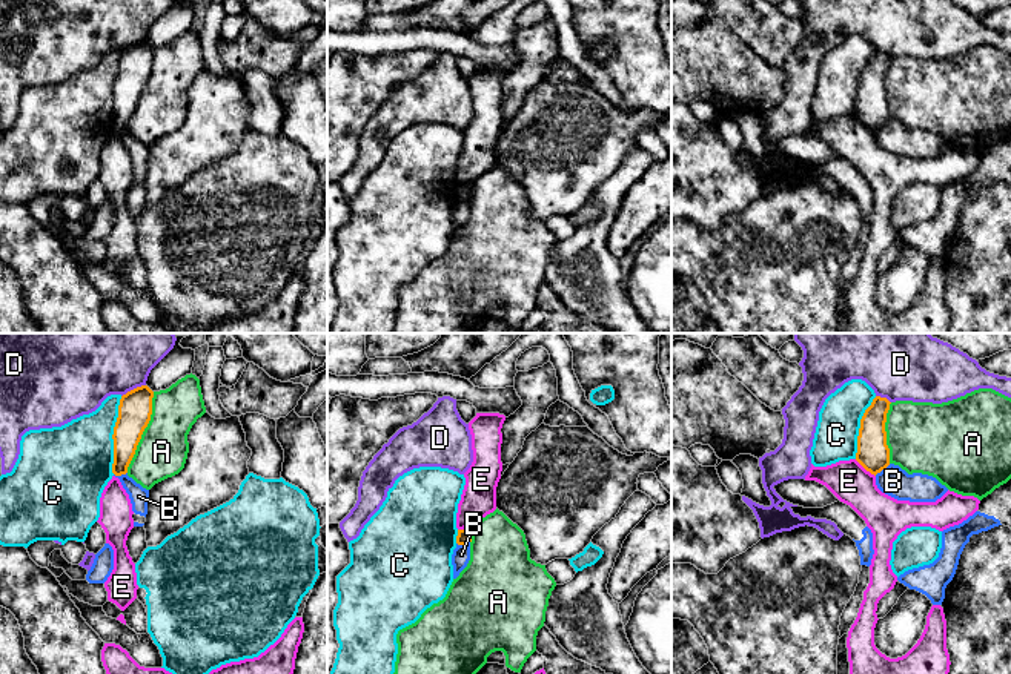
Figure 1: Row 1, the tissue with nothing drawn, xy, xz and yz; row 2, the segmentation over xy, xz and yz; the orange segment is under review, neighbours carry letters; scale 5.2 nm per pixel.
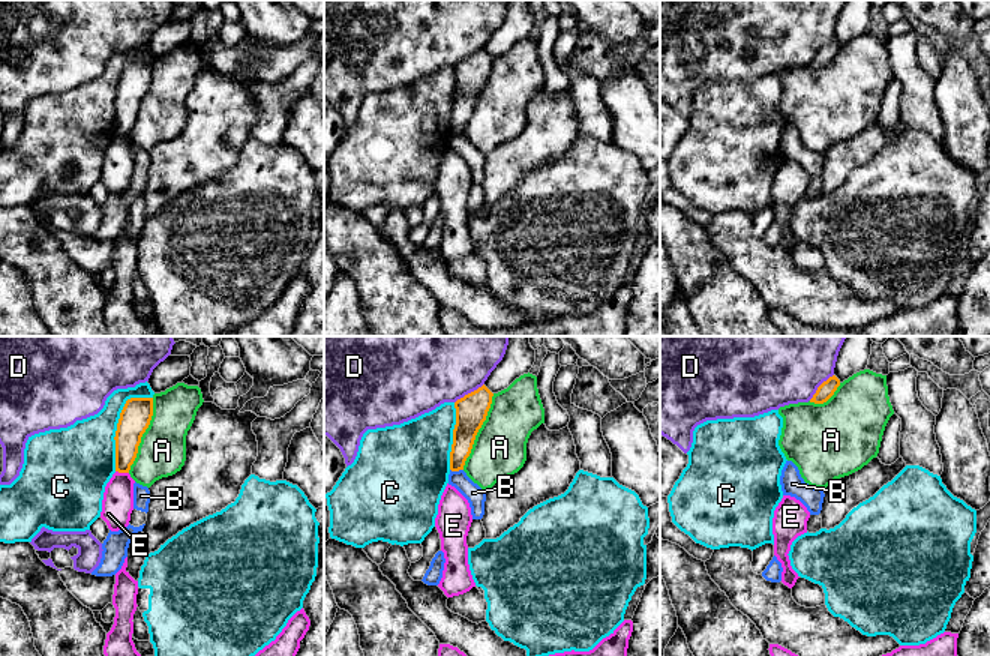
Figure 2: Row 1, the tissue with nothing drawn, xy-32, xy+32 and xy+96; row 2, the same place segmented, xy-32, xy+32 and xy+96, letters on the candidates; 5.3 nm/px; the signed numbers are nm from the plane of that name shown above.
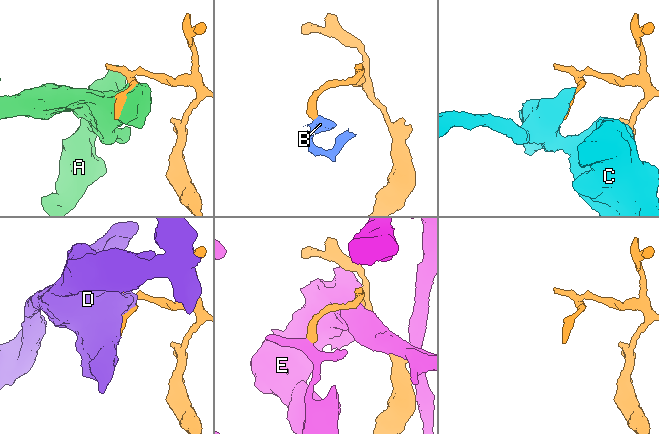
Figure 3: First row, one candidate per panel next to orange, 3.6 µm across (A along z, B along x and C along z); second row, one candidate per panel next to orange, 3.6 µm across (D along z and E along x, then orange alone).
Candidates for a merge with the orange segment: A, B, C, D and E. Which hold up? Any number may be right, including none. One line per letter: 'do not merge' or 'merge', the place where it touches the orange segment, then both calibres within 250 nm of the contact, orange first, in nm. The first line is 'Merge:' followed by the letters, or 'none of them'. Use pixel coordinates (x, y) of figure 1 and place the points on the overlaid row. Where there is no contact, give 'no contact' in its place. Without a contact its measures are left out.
Merge: none of them
A: do not merge | xy (143, 430) | 180/260 nm
B: do not merge | yz (882, 469) | 170/160 nm
C: do not merge | xy (112, 435) | 180/400 nm
D: do not merge | xy (134, 389) | 180/480 nm
E: do not merge | yz (865, 469) | 170/220 nm

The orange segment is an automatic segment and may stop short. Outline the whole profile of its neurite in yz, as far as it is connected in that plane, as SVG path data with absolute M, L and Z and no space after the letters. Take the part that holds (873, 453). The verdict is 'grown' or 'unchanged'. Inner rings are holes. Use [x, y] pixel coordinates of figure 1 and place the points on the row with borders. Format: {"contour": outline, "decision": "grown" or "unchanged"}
{"contour": "M876 396L860 419L856 461L874 476L890 465L885 431L890 404L887 398Z", "decision": "unchanged"}

